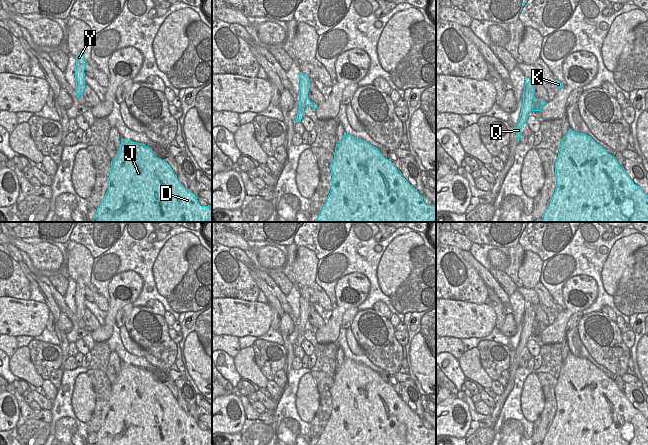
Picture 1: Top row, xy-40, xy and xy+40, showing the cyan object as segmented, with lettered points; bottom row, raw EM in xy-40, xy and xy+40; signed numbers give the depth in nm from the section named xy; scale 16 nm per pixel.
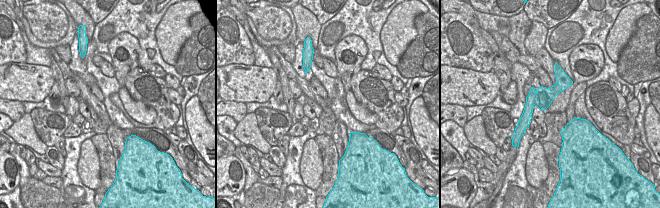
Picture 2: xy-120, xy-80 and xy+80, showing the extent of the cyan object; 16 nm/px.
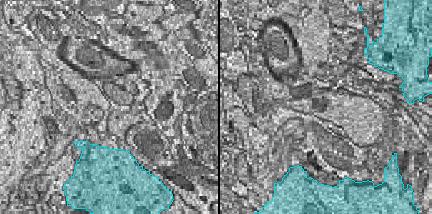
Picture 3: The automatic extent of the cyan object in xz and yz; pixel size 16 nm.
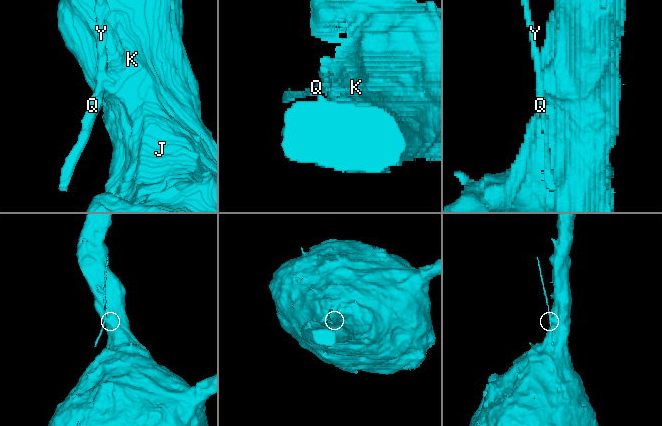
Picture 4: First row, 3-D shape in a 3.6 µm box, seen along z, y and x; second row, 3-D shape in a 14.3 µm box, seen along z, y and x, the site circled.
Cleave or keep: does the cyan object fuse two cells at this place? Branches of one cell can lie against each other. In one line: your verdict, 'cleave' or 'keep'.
cleave

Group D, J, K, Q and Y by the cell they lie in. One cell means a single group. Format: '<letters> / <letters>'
D J K / Q Y

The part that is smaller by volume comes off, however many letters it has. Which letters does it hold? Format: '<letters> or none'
Q, Y

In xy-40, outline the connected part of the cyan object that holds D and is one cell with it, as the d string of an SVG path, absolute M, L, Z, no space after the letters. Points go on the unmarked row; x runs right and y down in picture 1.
M121 362L118 378L111 385L108 414L92 445L212 445L212 430L201 430L197 422L178 405L170 389L157 382L148 370Z

